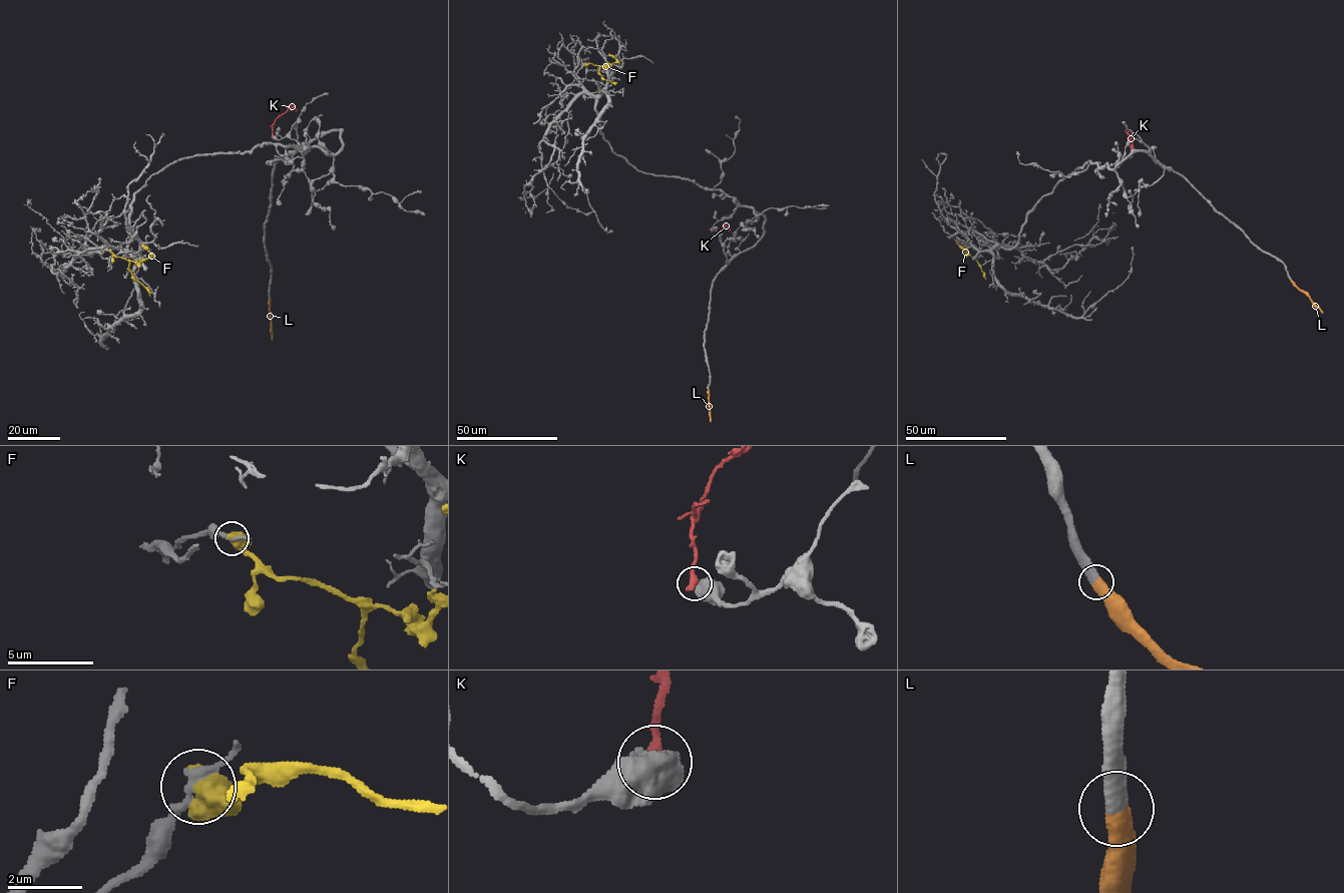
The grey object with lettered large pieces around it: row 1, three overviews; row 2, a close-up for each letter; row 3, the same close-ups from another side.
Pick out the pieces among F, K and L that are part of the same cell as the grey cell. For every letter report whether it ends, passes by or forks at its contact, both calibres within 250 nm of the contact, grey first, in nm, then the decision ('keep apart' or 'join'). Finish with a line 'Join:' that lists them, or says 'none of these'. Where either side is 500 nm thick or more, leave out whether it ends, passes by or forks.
F: 240 nm thick on the grey side, 800 nm on the other; keep apart
K: 900 nm thick on the grey side, 420 nm on the other; keep apart
L: 550 nm thick on the grey side, 550 nm on the other; join
Join: L

